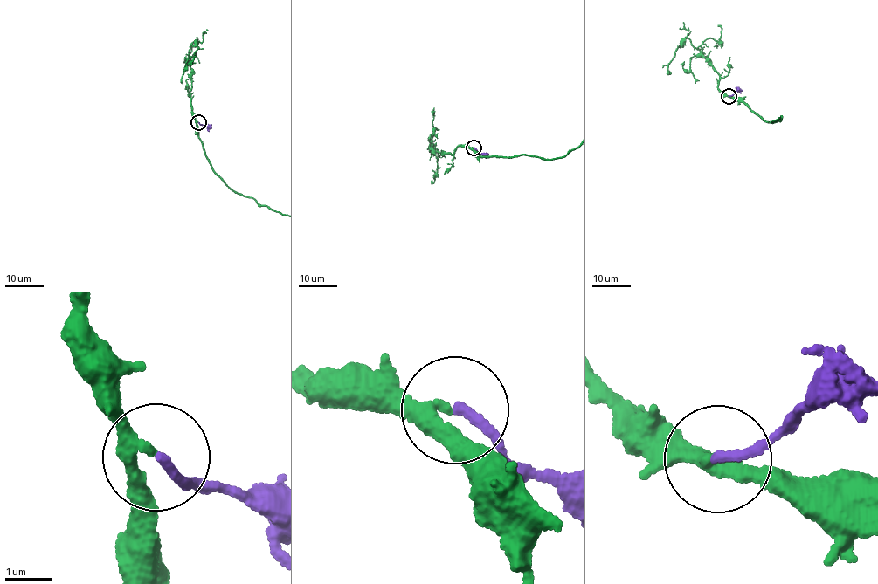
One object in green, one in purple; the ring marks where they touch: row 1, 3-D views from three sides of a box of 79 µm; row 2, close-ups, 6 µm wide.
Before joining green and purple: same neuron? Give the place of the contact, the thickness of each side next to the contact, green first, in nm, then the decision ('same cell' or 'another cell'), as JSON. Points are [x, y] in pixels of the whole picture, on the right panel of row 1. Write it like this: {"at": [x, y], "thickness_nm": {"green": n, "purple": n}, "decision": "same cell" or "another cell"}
{"at": [729, 96], "thickness_nm": {"green": 240, "purple": 190}, "decision": "same cell"}

